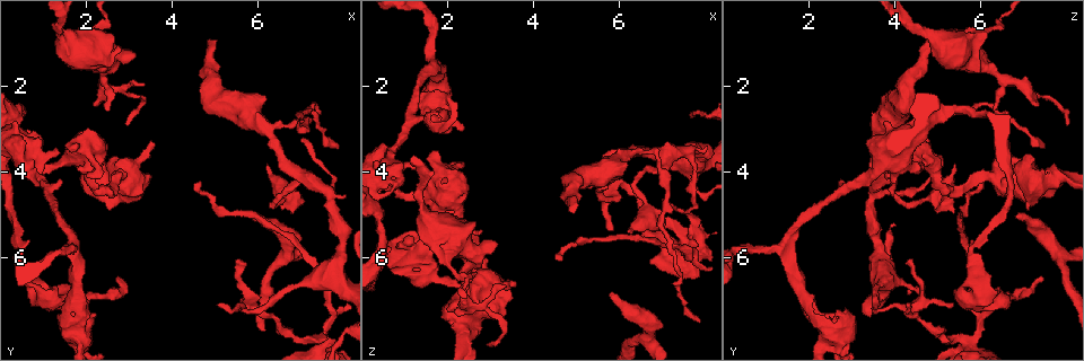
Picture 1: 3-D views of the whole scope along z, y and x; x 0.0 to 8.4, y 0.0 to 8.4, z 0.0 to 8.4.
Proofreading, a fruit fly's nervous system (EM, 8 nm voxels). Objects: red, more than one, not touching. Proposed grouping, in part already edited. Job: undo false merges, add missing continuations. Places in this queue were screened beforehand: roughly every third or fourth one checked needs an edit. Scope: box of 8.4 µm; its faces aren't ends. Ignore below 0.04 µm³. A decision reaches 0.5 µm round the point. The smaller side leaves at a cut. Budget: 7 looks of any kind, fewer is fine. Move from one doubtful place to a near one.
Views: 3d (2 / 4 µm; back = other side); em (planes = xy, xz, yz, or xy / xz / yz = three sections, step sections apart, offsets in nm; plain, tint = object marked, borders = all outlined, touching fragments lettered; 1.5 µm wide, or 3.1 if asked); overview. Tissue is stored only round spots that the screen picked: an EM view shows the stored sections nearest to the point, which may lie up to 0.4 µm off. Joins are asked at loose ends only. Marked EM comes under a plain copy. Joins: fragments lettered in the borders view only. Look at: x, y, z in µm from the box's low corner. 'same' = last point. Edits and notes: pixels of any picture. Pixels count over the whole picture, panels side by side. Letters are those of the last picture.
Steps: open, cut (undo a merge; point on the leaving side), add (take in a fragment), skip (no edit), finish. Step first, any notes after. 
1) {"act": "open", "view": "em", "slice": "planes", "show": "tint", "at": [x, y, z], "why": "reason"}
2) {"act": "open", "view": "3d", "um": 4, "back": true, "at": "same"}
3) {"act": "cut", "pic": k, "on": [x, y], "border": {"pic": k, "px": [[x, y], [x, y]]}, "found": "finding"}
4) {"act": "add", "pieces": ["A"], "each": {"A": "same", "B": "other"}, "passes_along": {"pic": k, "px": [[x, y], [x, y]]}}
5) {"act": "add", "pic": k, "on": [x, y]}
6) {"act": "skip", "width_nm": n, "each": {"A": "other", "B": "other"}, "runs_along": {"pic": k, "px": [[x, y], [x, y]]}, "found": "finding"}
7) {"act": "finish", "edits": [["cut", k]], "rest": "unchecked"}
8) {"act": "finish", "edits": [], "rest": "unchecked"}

{"act": "open", "view": "em", "um": 3.1, "slice": "xy", "step": 16, "show": "tint", "at": [1.45, 0.80, 4.85], "why": "sudden change in width"}

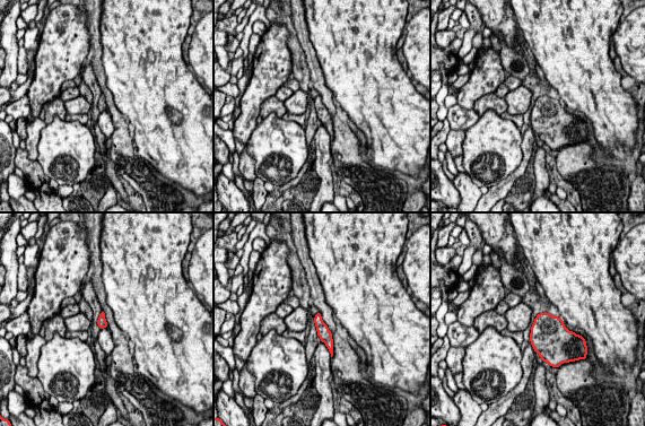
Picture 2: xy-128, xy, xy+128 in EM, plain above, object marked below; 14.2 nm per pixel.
{"act": "open", "view": "em", "um": 3.1, "slice": "planes", "show": "tint", "at": "same"}

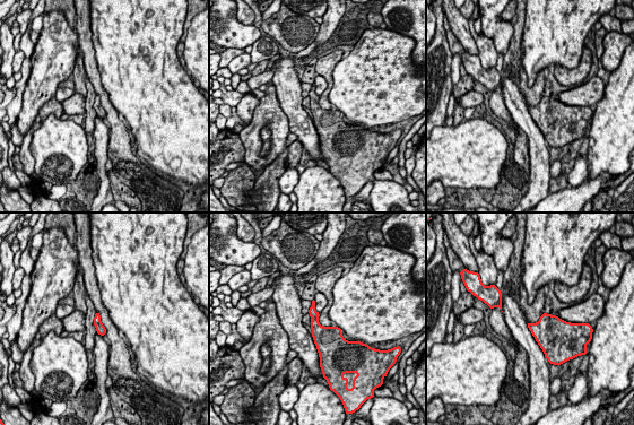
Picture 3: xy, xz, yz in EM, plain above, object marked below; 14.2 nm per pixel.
{"act": "open", "view": "em", "um": 3.1, "slice": "planes", "show": "borders", "at": "same"}

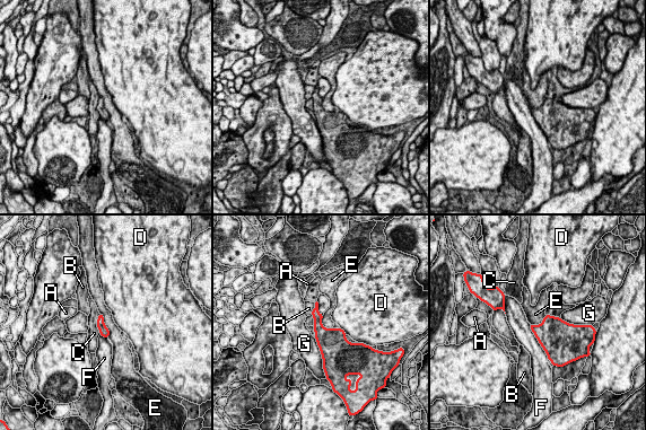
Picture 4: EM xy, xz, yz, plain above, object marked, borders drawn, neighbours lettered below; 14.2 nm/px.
{"act": "skip", "width_nm": 130, "each": {"A": "other", "B": "other", "C": "other", "D": "other", "E": "other", "F": "other", "G": "other"}, "border": {"pic": 4, "px": [[99, 313], [108, 331], [108, 336]]}, "found": "continuous, no second neuron"}

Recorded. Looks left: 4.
{"act": "open", "view": "3d", "um": 4, "at": [3.50, 3.35, 6.55], "why": "free end"}

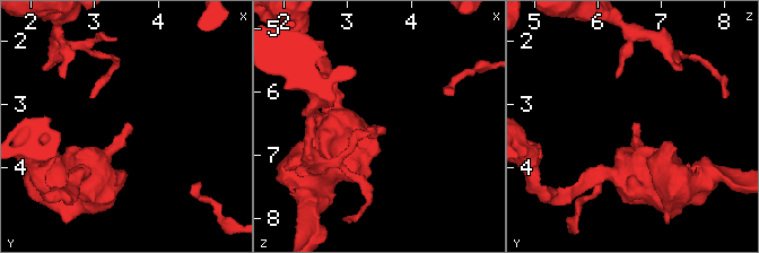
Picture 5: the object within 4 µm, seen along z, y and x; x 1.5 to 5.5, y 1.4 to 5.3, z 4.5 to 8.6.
{"act": "open", "view": "em", "slice": "planes", "show": "borders", "at": [3.55, 3.25, 6.55]}

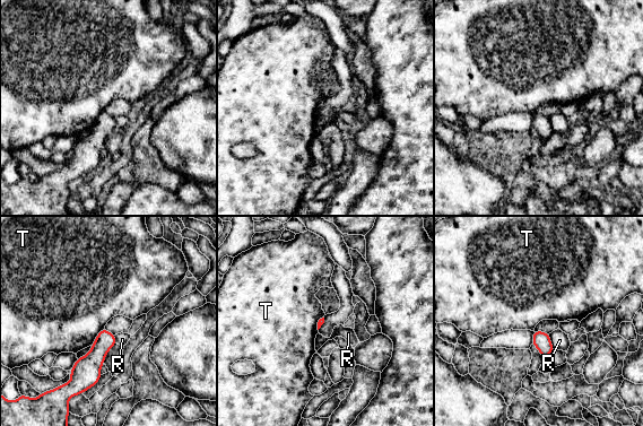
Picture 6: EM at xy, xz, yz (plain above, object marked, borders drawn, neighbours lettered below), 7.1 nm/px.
{"act": "skip", "each": {"R": "other", "T": "other"}, "border": {"pic": 6, "px": [[104, 328], [90, 345]]}, "found": "no lettered fragment goes on from it"}

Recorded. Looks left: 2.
{"act": "open", "view": "em", "slice": "xz", "step": 8, "show": "borders", "at": [2.25, 2.40, 7.40]}

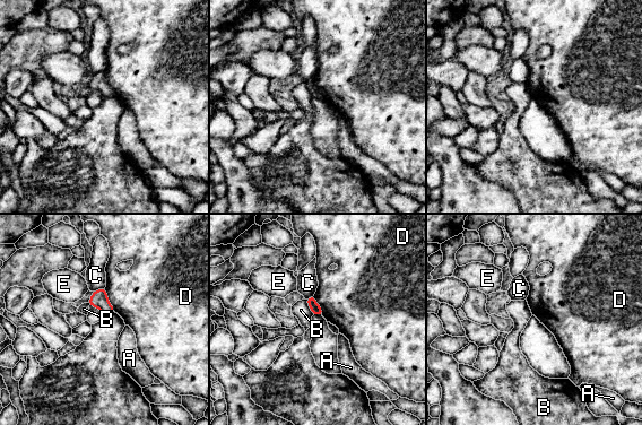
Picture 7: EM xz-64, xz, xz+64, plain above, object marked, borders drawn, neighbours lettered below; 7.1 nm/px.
{"act": "open", "view": "em", "slice": "xy", "step": 8, "show": "borders", "at": "same", "why": "cut it another way"}

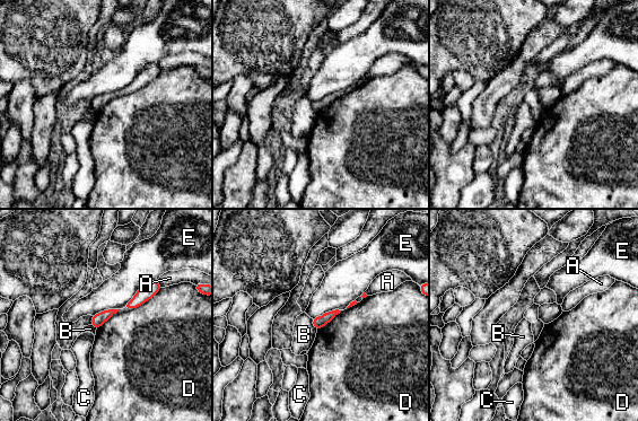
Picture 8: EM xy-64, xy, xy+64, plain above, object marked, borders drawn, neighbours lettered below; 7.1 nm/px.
{"act": "skip", "each": {"A": "other", "B": "other", "C": "other", "D": "other", "E": "other"}, "border": {"pic": 8, "px": [[157, 279], [145, 282], [123, 307]]}, "found": "none of them fits"}

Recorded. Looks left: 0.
{"act": "finish", "edits": [], "rest": "unchecked"}

